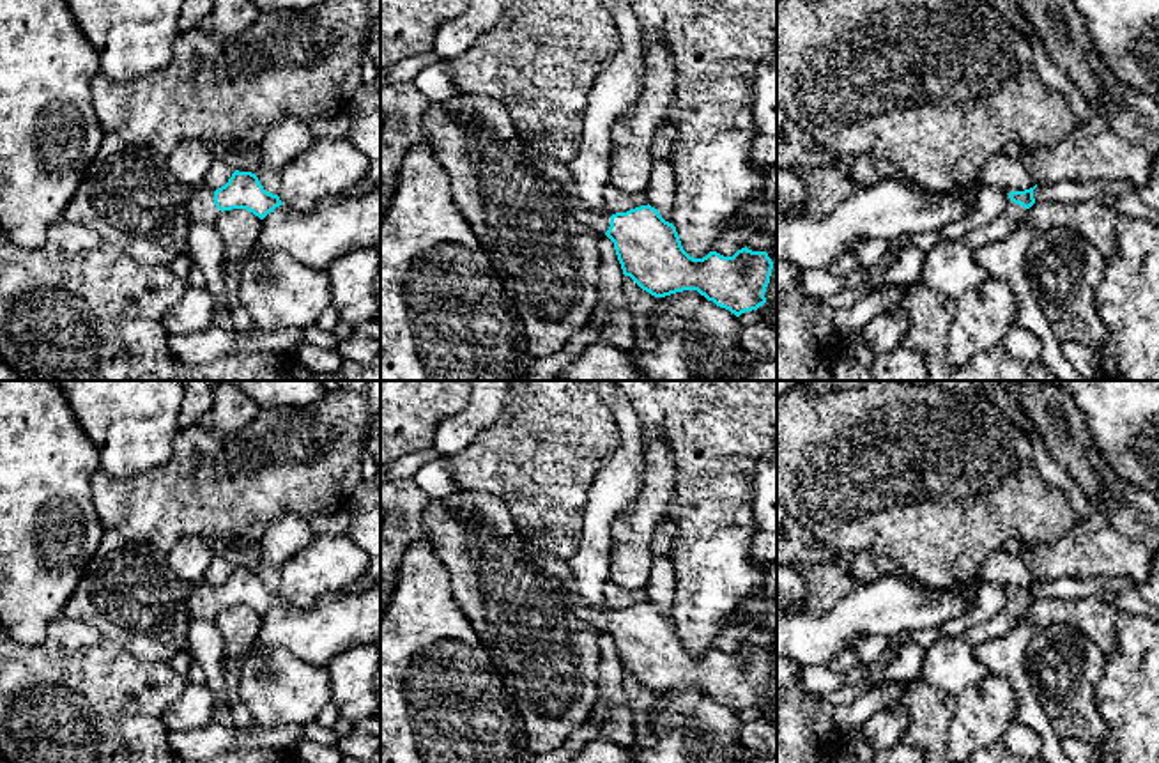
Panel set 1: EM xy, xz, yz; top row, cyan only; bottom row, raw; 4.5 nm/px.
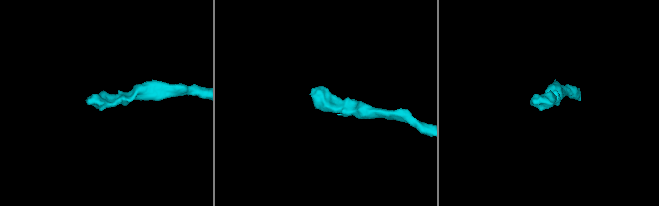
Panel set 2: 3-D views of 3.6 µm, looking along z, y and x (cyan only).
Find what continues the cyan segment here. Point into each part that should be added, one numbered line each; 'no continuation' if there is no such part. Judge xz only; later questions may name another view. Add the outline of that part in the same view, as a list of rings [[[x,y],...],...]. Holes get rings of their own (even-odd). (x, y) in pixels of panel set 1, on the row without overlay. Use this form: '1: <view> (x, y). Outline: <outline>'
1: xz (598, 616). Outline: [[[579,607],[579,614],[596,630],[605,632],[610,623],[610,609],[603,607]]]

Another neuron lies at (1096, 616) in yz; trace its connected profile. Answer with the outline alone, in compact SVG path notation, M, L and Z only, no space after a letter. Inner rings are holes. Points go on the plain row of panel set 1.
M1104 597L1085 600L1035 598L1019 621L1030 621L1035 634L1051 625L1067 625L1092 639L1108 657L1117 648L1117 616L1122 611Z

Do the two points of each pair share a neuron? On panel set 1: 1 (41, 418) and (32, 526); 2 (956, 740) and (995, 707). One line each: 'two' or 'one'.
1: one
2: one

